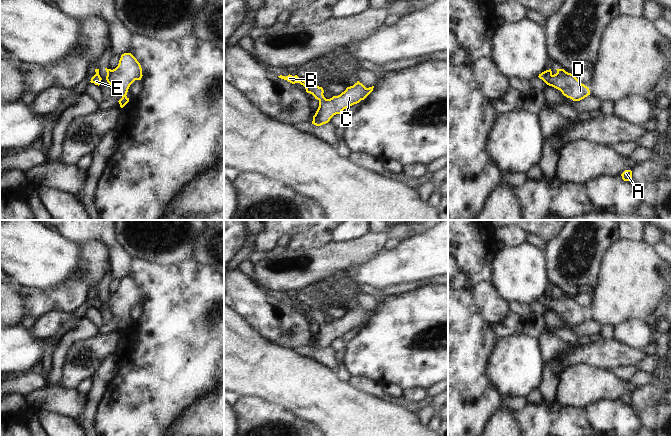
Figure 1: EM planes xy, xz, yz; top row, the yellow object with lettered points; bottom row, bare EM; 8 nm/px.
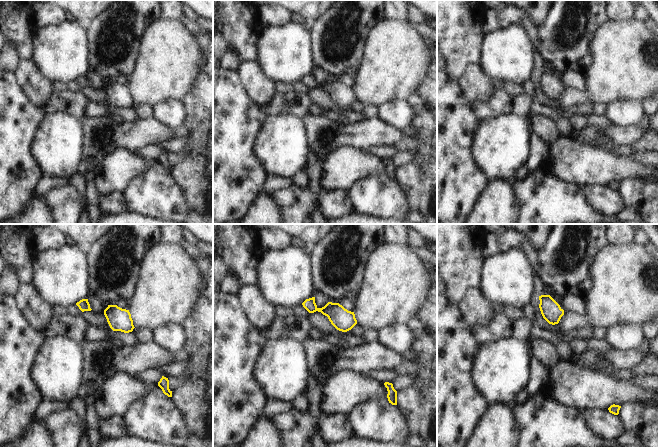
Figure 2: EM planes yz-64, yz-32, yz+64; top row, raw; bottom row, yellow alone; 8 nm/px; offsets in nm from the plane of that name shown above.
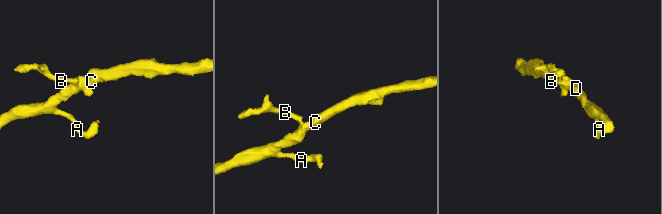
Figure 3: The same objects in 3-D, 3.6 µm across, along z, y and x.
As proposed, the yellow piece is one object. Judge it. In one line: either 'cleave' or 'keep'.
keep

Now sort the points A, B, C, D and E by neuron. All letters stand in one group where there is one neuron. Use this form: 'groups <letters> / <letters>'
groups A B C D E

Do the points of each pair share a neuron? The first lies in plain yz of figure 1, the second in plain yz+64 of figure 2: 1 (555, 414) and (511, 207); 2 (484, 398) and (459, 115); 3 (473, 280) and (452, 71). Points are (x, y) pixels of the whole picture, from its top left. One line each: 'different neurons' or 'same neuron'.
1: different neurons
2: same neuron
3: same neuron

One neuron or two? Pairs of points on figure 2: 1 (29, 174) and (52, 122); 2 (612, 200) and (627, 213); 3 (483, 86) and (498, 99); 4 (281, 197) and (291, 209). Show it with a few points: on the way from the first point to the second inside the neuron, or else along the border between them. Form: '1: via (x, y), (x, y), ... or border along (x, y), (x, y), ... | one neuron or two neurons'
1: border along (35, 135), (32, 141), (31, 153), (43, 174) | two neurons
2: border along (625, 207), (618, 213) | two neurons
3: border along (495, 90), (488, 99), (472, 103) | two neurons
4: via (284, 200), (290, 206) | one neuron

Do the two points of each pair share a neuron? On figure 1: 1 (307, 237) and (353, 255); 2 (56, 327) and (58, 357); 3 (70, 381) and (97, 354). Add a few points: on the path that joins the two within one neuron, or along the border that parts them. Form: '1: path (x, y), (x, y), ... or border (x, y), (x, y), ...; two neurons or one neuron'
1: border (330, 241), (319, 247), (301, 249); two neurons
2: border (80, 319), (75, 327), (62, 335); two neurons
3: path (77, 374), (90, 361); one neuron

